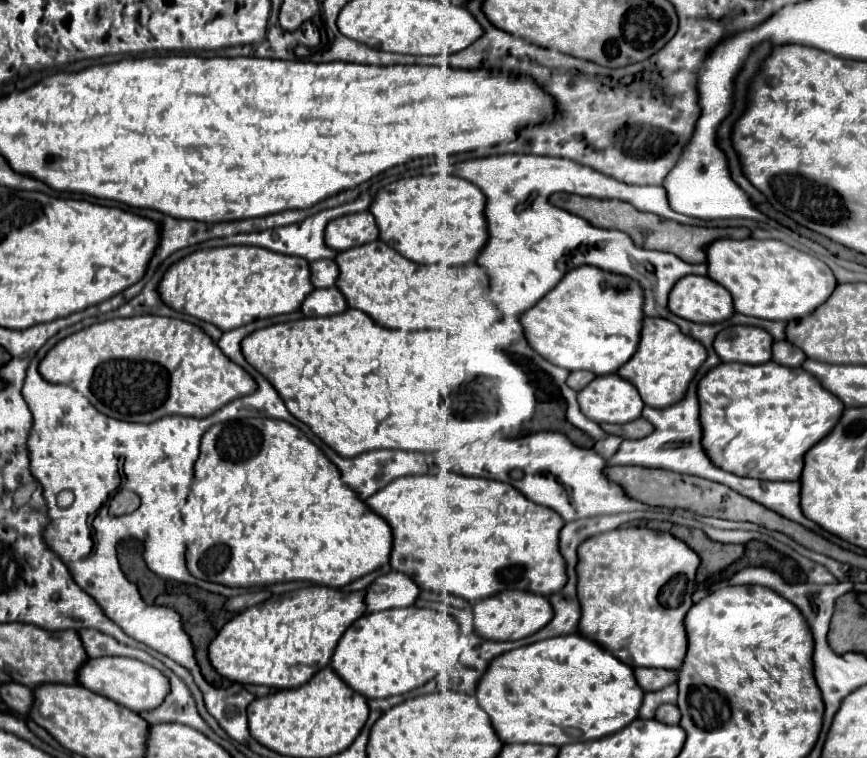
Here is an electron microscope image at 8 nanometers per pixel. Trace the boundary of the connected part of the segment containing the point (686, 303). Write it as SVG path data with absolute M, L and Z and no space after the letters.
M684 276L672 288L668 308L690 322L718 324L734 314L734 304L724 286L708 276Z

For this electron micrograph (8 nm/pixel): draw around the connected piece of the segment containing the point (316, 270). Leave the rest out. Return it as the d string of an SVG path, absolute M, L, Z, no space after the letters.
M316 260L310 262L310 268L312 268L312 284L316 288L336 286L336 278L340 276L340 270L334 260Z

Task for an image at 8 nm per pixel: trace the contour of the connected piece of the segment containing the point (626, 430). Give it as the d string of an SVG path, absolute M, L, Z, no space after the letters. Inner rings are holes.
M644 418L626 422L626 424L600 424L600 426L608 434L616 434L620 438L644 438L644 436L648 436L652 432L652 426Z

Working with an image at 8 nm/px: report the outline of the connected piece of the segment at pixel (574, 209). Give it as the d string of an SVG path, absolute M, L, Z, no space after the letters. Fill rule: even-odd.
M552 194L550 202L558 208L564 208L584 220L588 220L592 226L600 228L616 228L626 232L632 242L640 248L652 248L652 250L664 250L672 252L684 262L692 264L702 264L706 262L706 248L714 240L720 238L748 238L752 232L748 228L700 228L700 226L686 226L686 224L676 224L672 220L664 220L660 216L640 212L628 202L620 200L598 200L598 198L584 198L584 196L574 196L574 194Z

